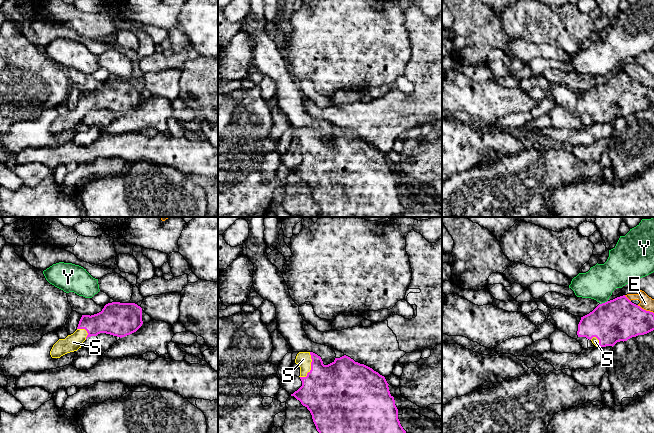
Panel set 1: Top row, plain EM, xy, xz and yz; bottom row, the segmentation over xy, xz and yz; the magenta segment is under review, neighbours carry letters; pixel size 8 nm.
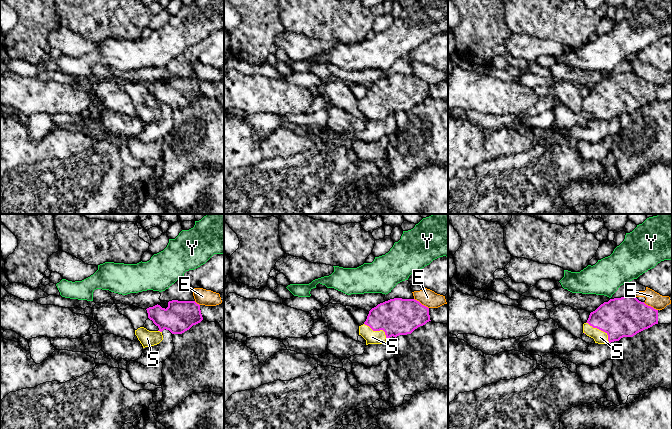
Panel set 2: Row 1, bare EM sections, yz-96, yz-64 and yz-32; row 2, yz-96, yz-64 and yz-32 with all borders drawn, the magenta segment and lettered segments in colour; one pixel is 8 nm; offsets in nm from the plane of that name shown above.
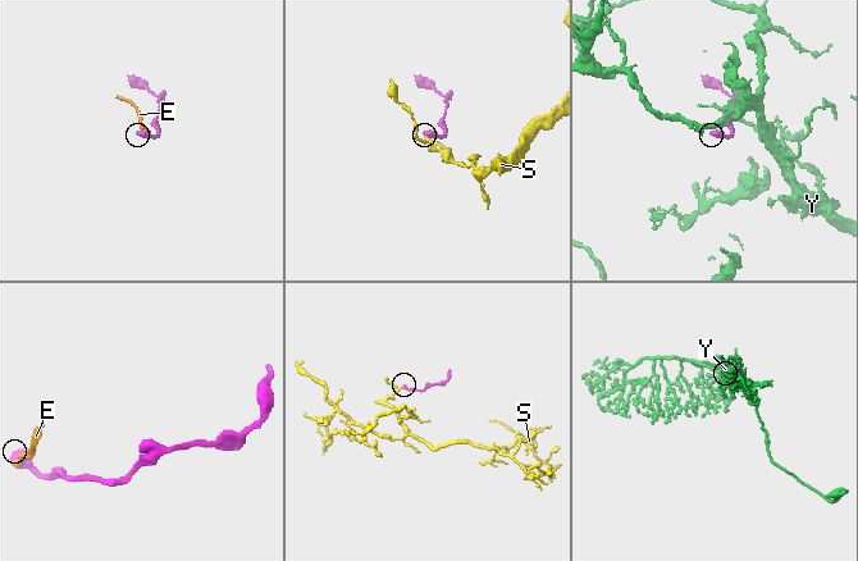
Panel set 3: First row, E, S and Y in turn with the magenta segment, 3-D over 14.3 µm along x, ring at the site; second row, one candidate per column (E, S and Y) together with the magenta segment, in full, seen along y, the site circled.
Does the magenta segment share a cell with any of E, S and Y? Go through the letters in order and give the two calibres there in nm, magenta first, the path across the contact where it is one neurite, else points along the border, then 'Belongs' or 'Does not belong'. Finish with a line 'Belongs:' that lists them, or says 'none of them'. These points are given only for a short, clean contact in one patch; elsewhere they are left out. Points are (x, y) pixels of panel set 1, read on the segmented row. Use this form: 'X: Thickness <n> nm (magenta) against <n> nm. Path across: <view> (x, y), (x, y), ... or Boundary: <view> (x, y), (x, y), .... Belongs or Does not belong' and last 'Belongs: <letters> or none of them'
E: Thickness 340 nm (magenta) against 110 nm. Does not belong
S: Thickness 440 nm (magenta) against 120 nm. Path across: xz (329, 392), (314, 375), (311, 367), (303, 359). Belongs
Y: Thickness 340 nm (magenta) against 260 nm. Does not belong
Belongs: S

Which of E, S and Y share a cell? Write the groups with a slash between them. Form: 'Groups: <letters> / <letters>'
Groups: E / S / Y

